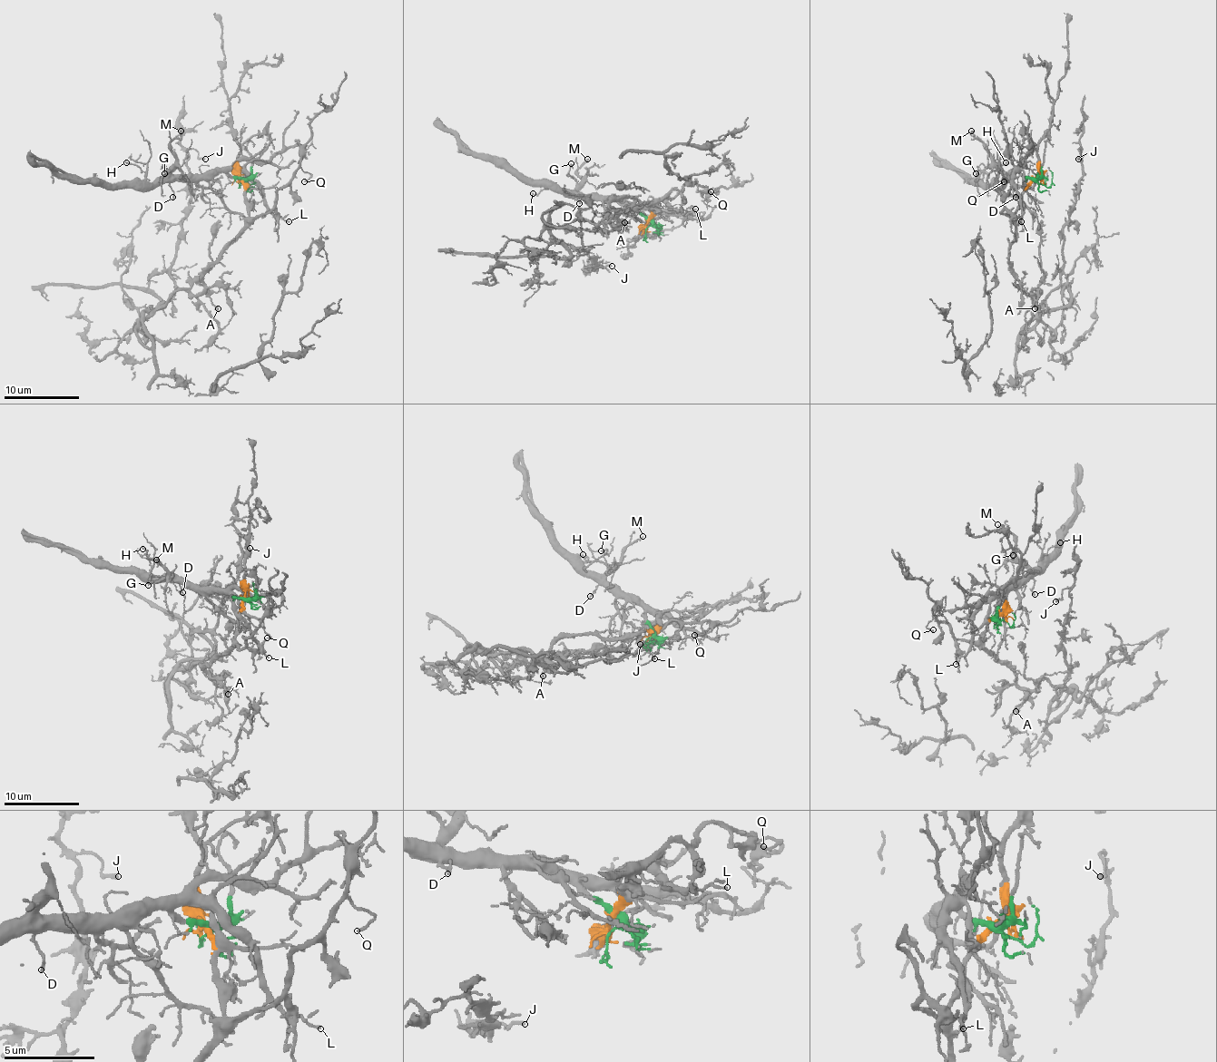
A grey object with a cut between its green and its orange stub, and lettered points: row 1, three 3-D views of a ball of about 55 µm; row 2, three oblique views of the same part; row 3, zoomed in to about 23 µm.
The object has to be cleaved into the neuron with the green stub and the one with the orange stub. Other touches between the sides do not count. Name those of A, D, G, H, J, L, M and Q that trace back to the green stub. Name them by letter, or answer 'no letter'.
D, G, H, L, M

